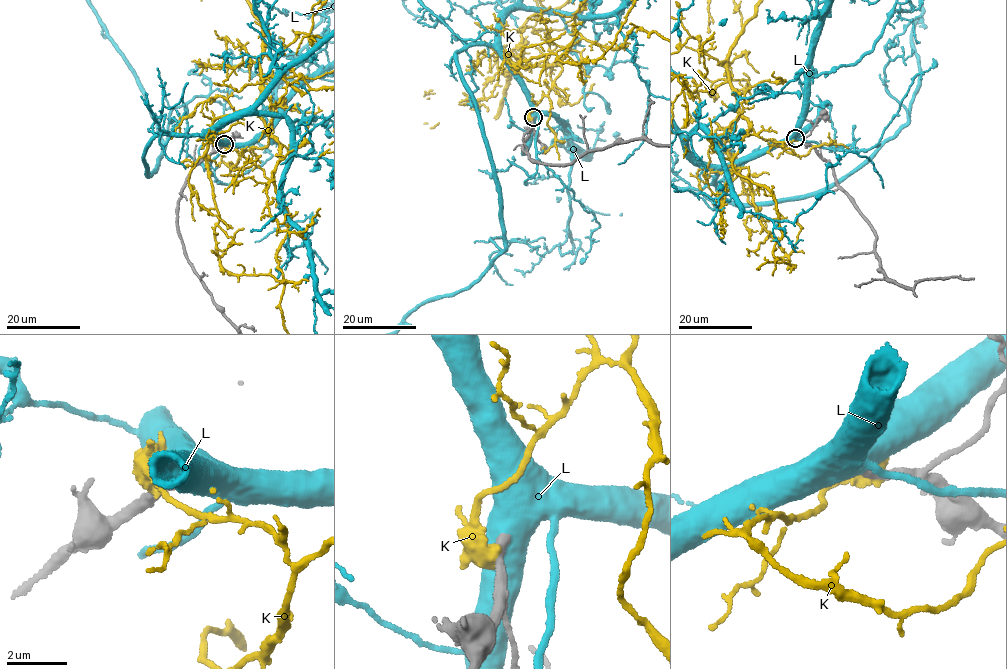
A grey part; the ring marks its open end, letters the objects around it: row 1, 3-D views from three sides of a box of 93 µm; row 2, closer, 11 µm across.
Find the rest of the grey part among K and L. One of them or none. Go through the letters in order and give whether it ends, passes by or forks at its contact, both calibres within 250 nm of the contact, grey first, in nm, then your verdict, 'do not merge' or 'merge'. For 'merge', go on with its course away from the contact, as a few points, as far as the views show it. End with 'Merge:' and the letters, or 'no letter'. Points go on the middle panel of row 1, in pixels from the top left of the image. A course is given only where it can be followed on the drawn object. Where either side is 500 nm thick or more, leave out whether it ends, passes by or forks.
K: 400/700 nm | do not merge
L: 340/750 nm | merge
Merge: L

